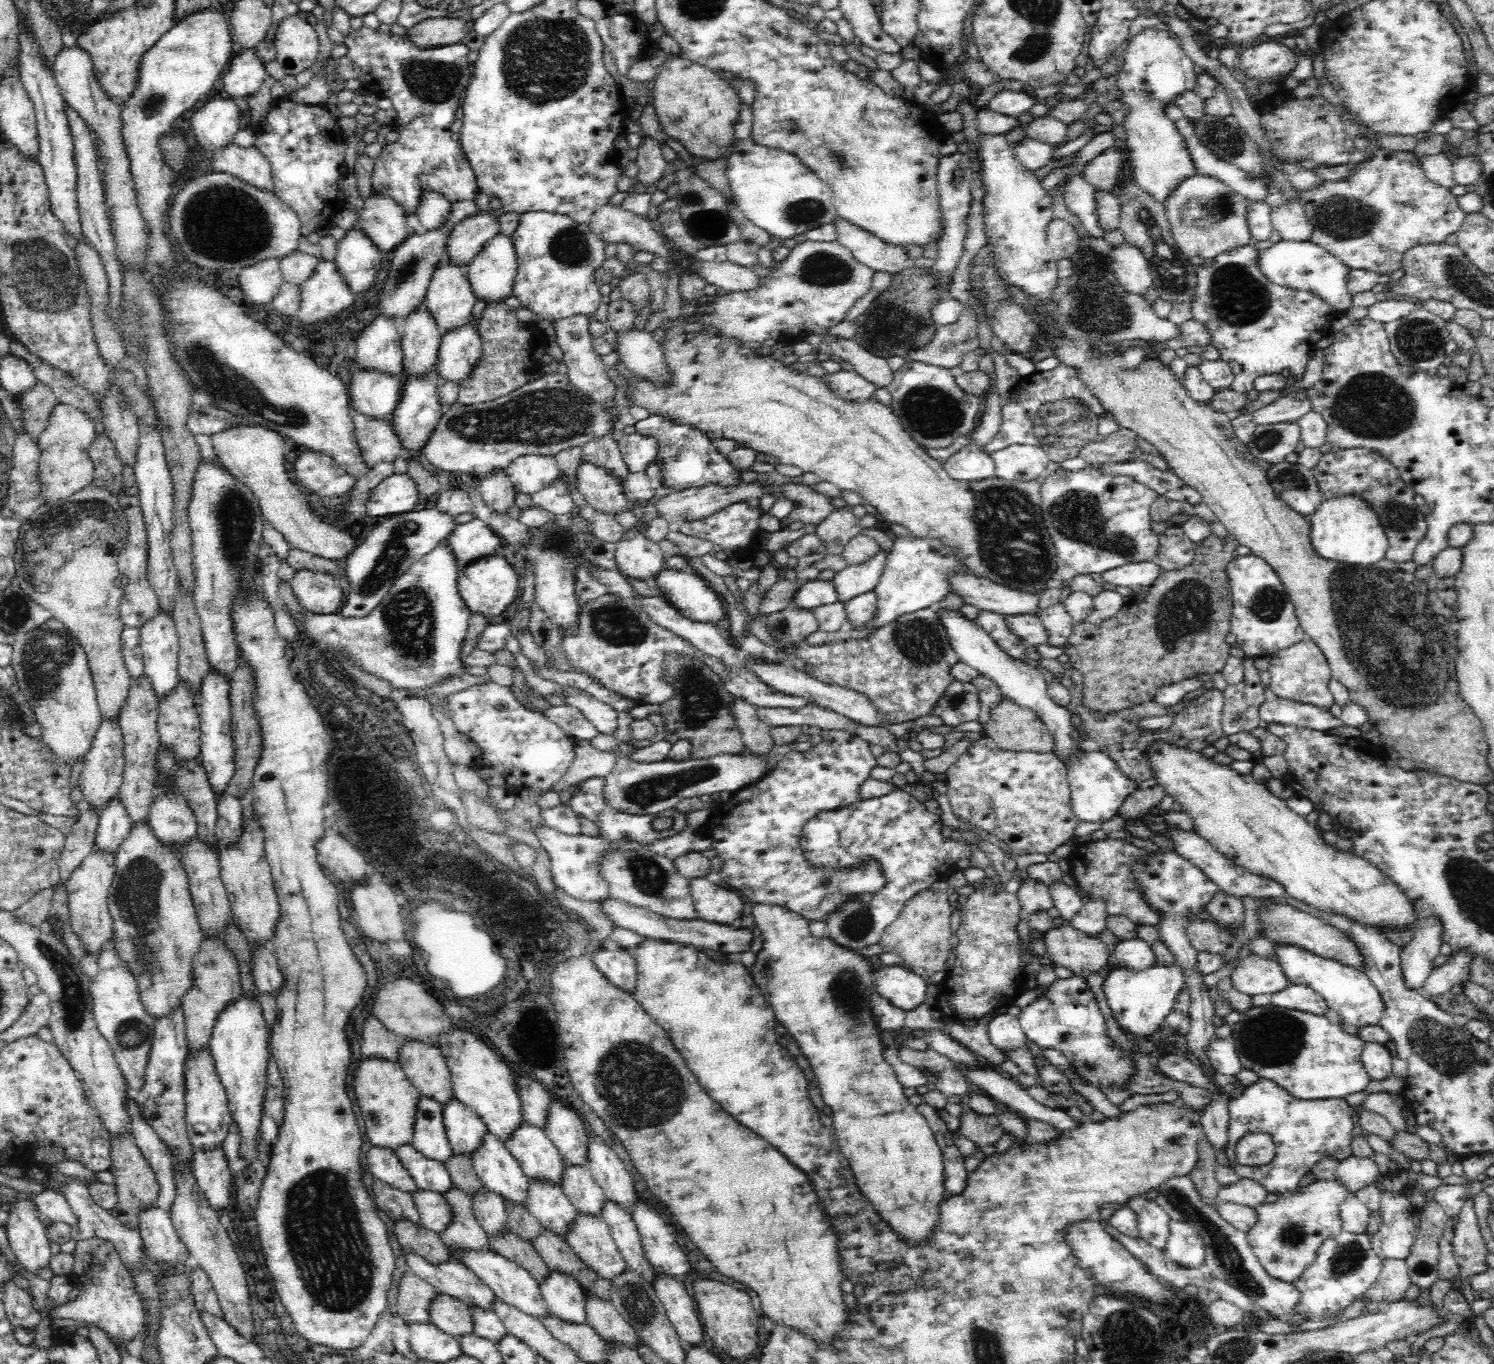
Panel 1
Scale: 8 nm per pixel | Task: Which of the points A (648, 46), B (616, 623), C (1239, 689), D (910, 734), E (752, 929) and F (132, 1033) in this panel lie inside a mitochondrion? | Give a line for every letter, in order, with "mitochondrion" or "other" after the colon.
A: other
B: mitochondrion
C: other
D: other
E: other
F: mitochondrion

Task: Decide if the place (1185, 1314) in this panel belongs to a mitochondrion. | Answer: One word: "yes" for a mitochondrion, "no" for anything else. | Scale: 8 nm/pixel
no

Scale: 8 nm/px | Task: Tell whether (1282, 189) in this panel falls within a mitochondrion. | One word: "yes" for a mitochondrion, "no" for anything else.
no

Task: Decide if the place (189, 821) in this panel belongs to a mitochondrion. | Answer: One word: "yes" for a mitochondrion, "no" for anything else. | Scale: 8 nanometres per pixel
no

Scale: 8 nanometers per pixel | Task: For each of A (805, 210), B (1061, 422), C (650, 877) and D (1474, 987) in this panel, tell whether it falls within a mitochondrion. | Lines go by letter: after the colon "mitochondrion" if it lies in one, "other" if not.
A: mitochondrion
B: mitochondrion
C: mitochondrion
D: other

